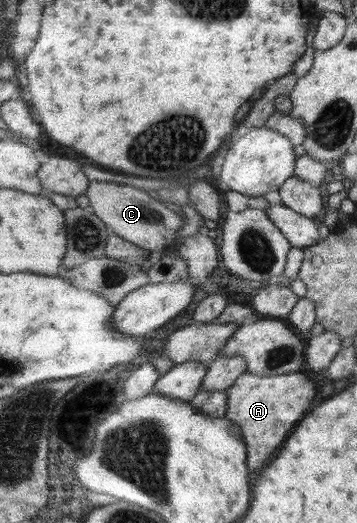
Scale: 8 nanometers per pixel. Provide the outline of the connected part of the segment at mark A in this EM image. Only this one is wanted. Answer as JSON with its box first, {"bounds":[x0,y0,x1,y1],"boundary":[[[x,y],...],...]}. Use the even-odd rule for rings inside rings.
{"bounds":[225,370,314,472],"boundary":[[[303,370],[278,376],[256,376],[249,372],[239,374],[226,388],[225,417],[240,428],[246,447],[246,466],[250,472],[264,466],[268,456],[280,446],[286,434],[304,416],[314,396],[312,374]]]}

